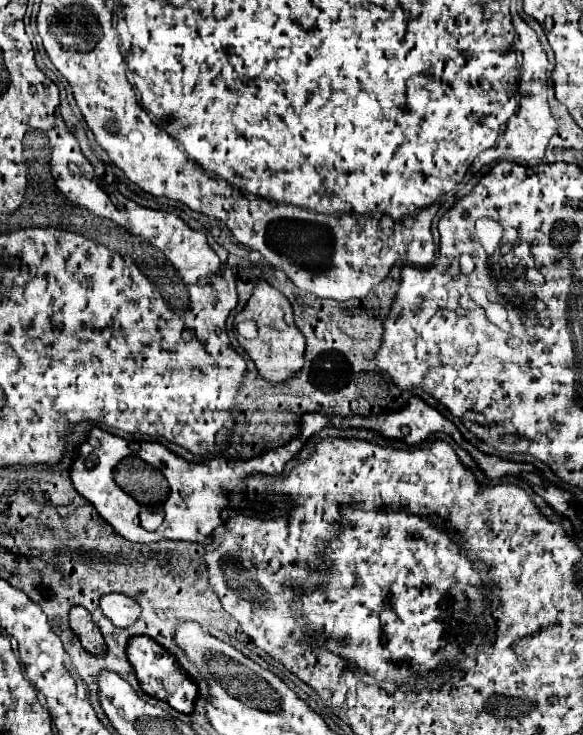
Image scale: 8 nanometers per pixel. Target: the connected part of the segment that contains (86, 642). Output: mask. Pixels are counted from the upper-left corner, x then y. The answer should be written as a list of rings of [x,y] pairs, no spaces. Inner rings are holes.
[[[75,606],[69,612],[69,626],[71,630],[77,634],[77,638],[81,640],[83,648],[93,654],[93,656],[103,656],[105,652],[105,644],[103,644],[103,636],[99,632],[99,628],[95,626],[91,614],[83,608],[83,606]]]

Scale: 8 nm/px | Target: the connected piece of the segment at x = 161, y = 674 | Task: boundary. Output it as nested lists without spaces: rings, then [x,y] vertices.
[[[133,636],[129,640],[129,646],[127,646],[127,660],[131,662],[131,666],[137,674],[137,680],[141,684],[141,688],[145,690],[145,694],[167,702],[177,712],[183,712],[183,714],[193,712],[193,702],[197,698],[197,686],[185,674],[185,670],[179,668],[177,660],[163,646],[155,644],[155,640],[151,640],[149,636]]]

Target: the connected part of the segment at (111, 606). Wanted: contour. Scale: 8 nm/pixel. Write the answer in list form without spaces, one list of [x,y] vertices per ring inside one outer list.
[[[115,592],[101,596],[99,608],[119,628],[131,626],[139,618],[139,612],[141,612],[139,604],[133,598],[125,594],[115,594]]]

